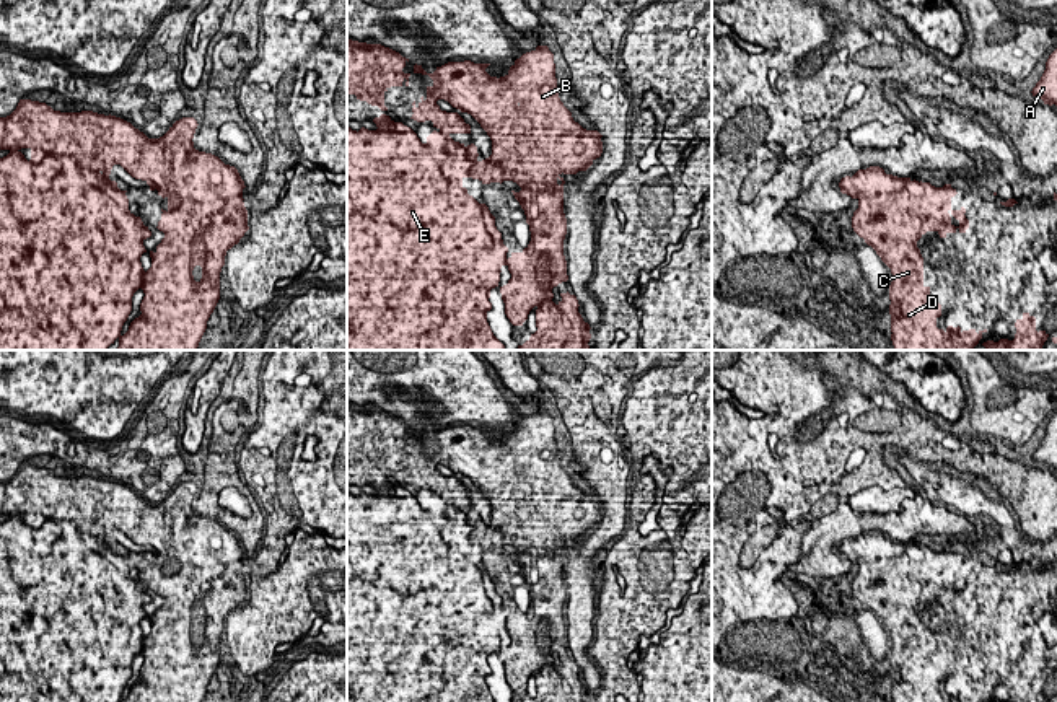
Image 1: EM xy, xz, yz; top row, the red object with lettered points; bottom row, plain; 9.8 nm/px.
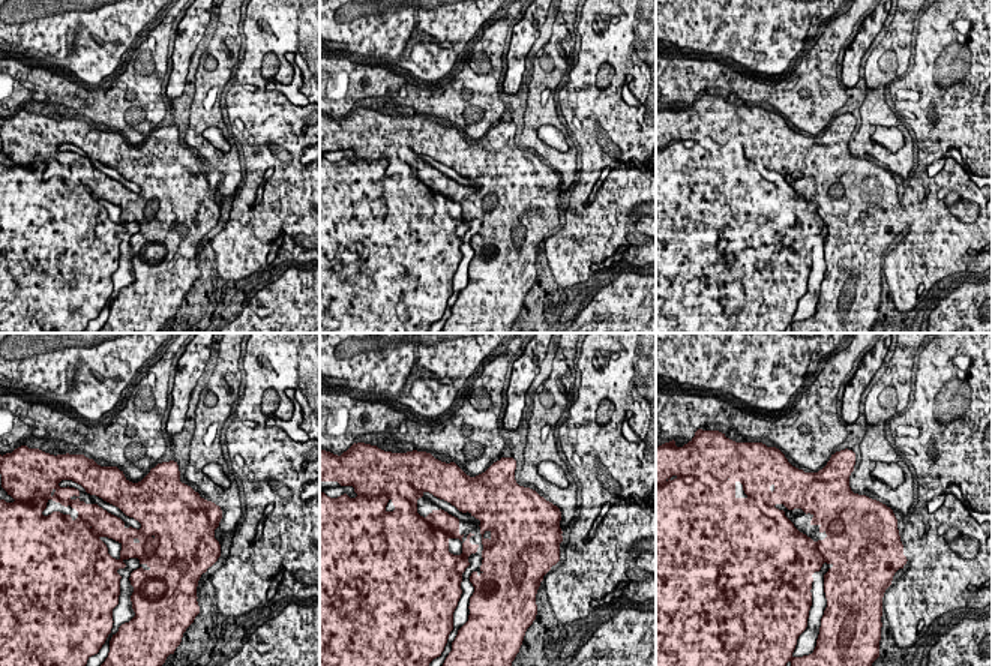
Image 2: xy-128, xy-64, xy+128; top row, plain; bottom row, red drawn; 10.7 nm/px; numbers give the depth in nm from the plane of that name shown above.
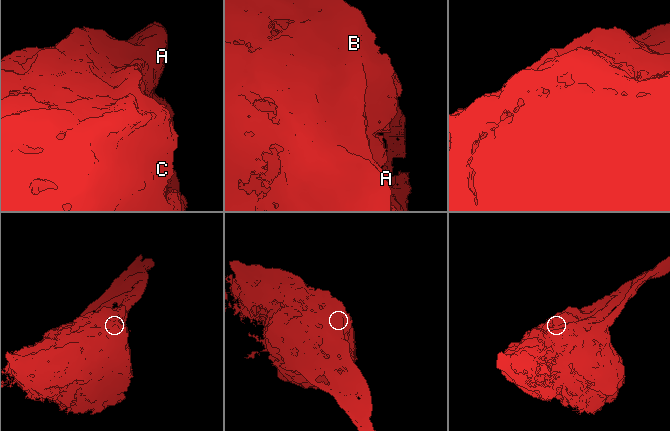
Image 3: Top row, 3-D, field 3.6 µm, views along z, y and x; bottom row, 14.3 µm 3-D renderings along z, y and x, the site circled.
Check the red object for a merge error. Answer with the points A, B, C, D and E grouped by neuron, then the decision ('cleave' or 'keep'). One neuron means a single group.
A B D E / C | cleave

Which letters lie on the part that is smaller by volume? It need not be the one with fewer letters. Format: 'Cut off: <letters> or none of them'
Cut off: C

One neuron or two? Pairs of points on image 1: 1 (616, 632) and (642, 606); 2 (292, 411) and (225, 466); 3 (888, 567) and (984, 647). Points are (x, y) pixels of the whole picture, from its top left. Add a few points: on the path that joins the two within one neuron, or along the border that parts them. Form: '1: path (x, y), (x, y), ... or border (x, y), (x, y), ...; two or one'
1: path (622, 626), (635, 613); one
2: border (236, 466), (240, 469); two
3: path (914, 574), (922, 574), (953, 605), (961, 621); one

